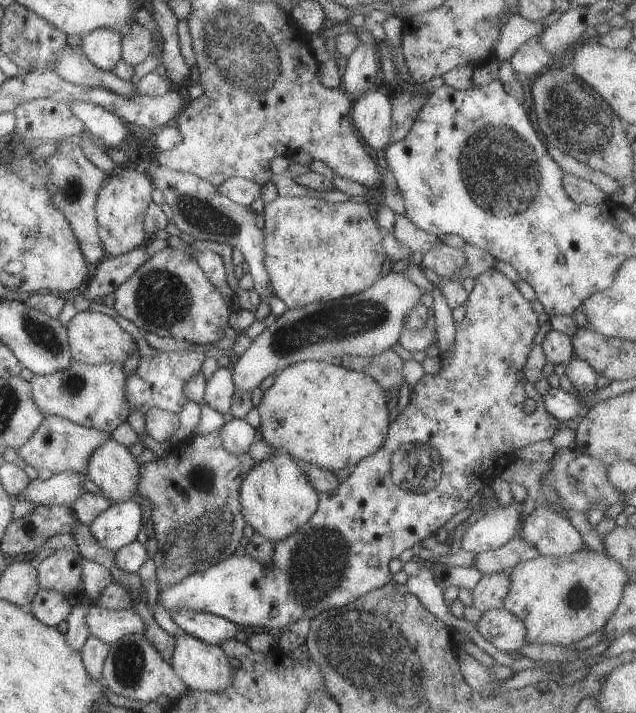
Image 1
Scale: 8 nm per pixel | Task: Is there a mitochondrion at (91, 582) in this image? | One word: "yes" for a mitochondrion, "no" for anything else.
no

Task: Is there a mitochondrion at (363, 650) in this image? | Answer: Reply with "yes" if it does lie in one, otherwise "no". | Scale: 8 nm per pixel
yes

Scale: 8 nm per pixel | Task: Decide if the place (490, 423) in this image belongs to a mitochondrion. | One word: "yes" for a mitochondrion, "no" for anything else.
no

